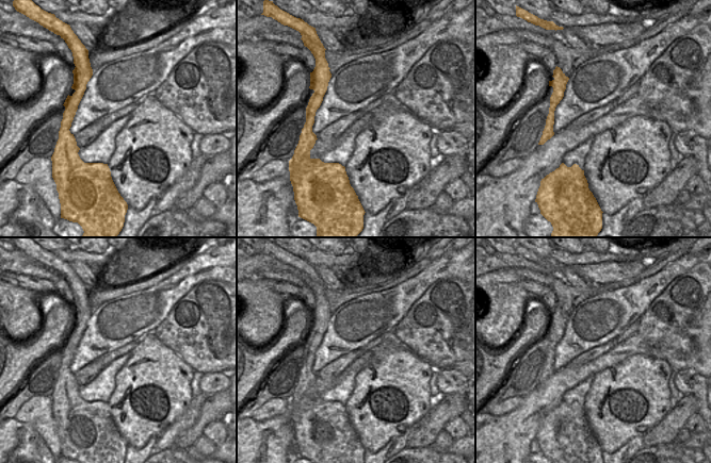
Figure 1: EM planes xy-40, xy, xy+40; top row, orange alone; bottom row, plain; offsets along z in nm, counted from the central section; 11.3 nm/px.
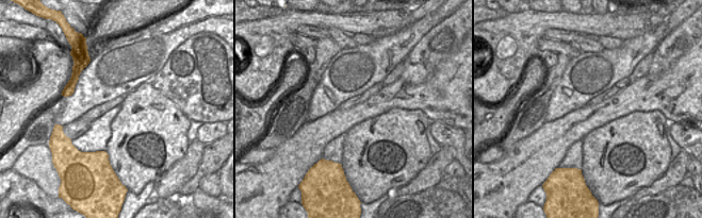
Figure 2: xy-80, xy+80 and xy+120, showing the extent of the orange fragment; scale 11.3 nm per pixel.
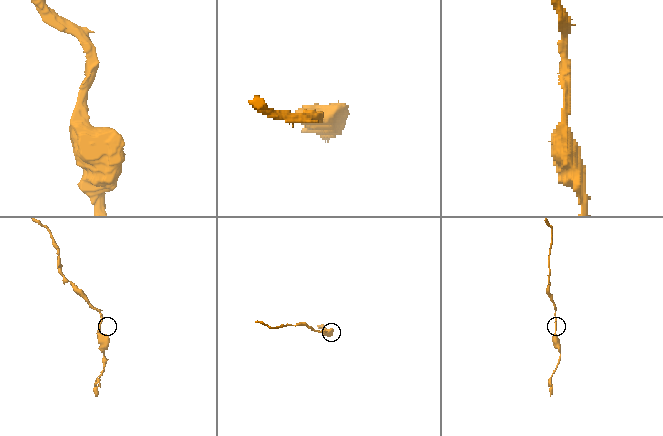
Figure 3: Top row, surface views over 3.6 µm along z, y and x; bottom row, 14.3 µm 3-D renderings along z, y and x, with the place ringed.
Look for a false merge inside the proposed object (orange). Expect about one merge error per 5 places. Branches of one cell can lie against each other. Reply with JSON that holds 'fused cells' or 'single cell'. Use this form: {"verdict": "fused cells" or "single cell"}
{"verdict": "single cell"}

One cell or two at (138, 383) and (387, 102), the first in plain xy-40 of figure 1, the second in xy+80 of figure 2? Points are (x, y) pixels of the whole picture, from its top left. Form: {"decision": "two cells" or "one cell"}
{"decision": "two cells"}

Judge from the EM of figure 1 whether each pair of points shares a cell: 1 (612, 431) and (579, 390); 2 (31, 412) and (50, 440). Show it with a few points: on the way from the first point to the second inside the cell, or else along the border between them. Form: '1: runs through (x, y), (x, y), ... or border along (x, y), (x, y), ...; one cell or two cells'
1: border along (594, 376), (591, 387), (585, 395), (583, 408); two cells
2: runs through (37, 418), (47, 428), (49, 433); one cell

